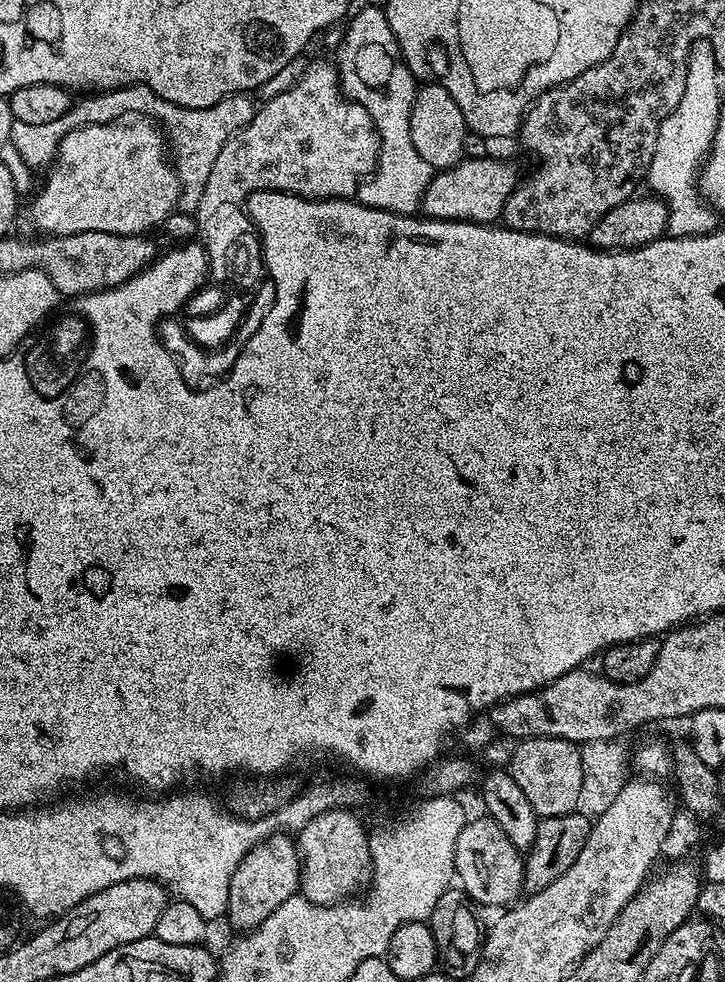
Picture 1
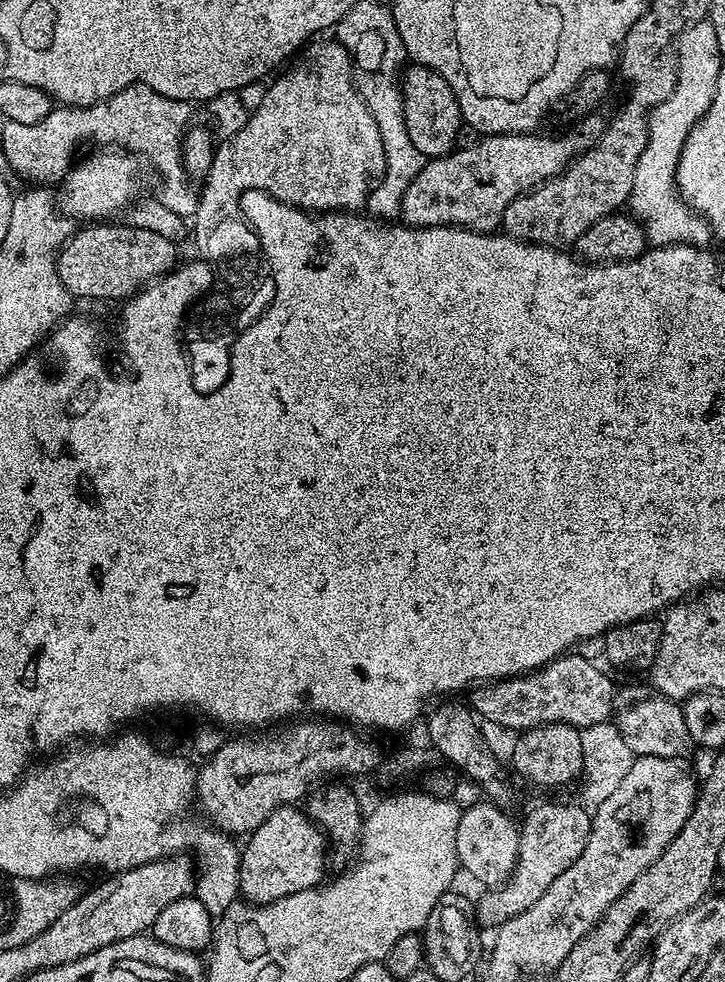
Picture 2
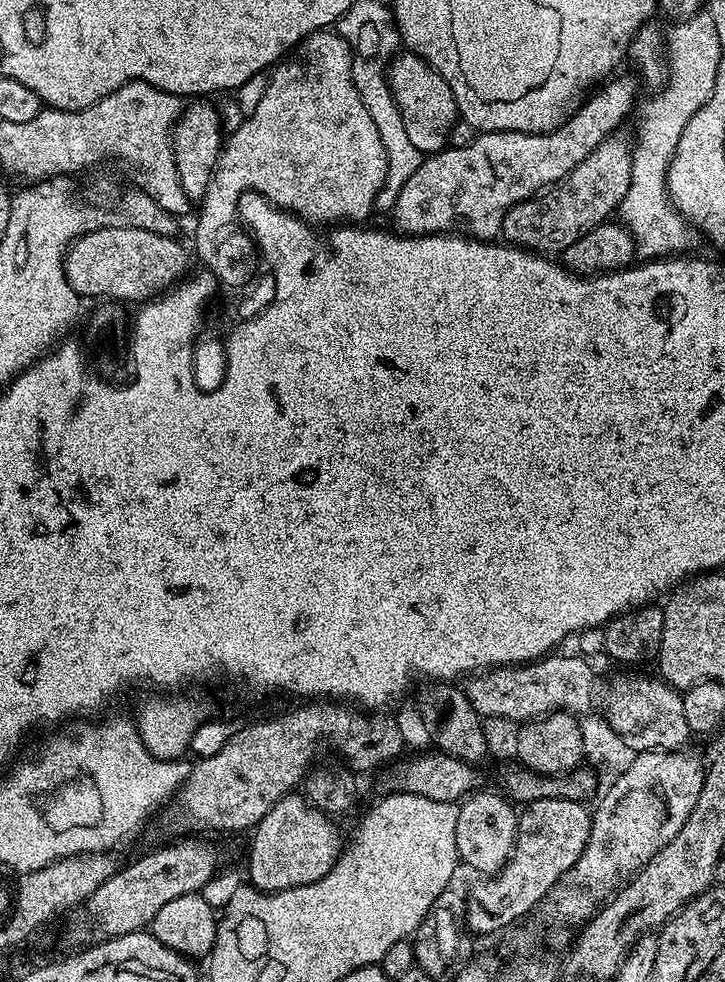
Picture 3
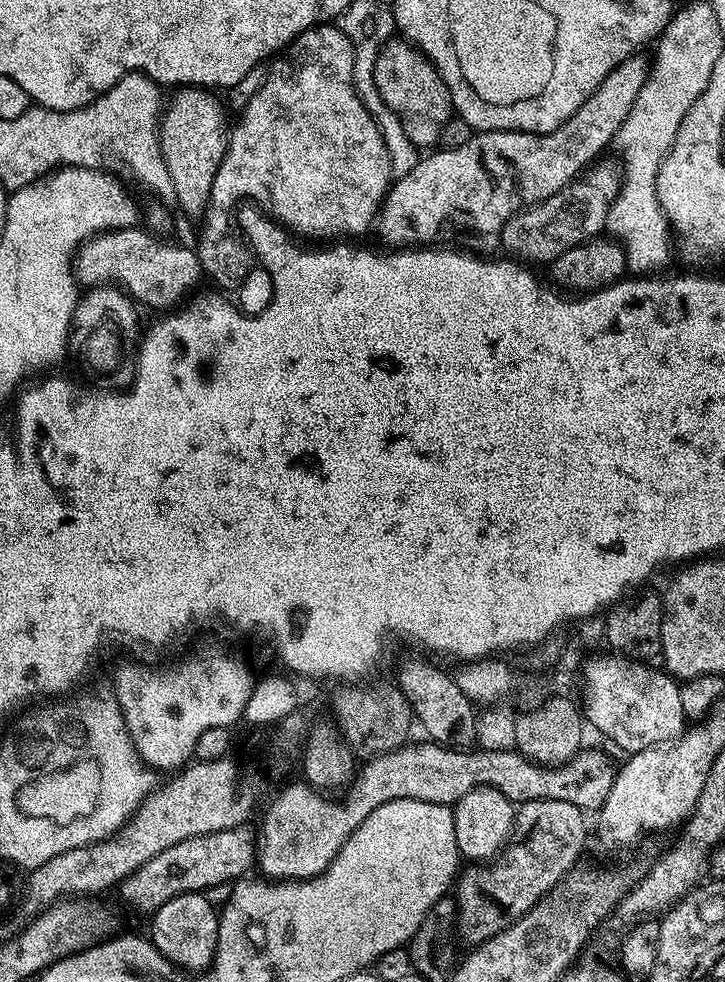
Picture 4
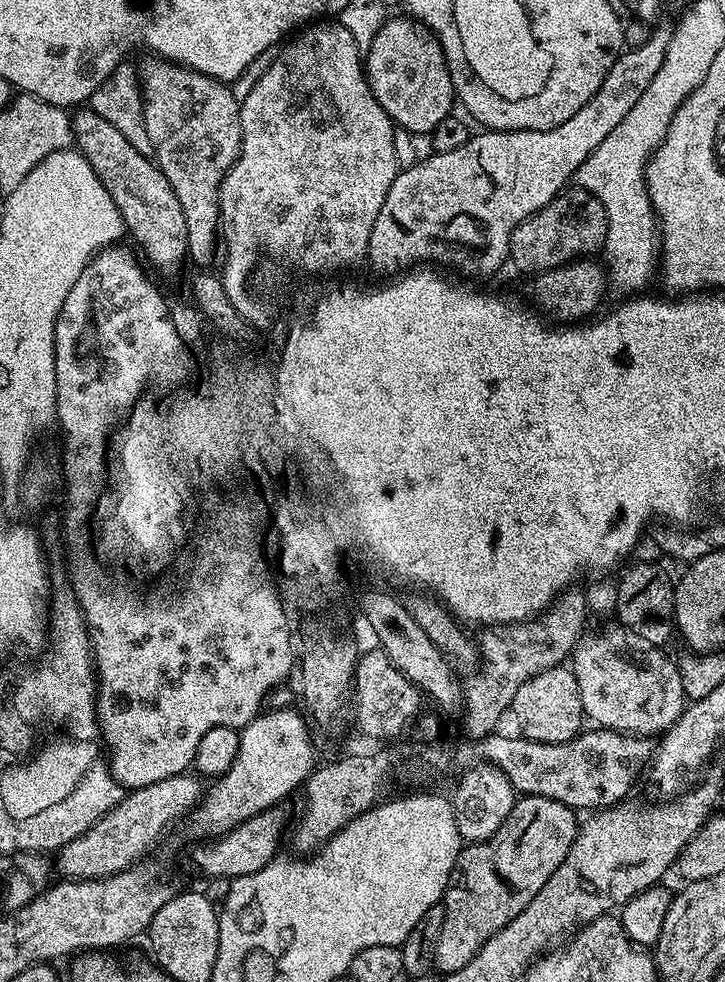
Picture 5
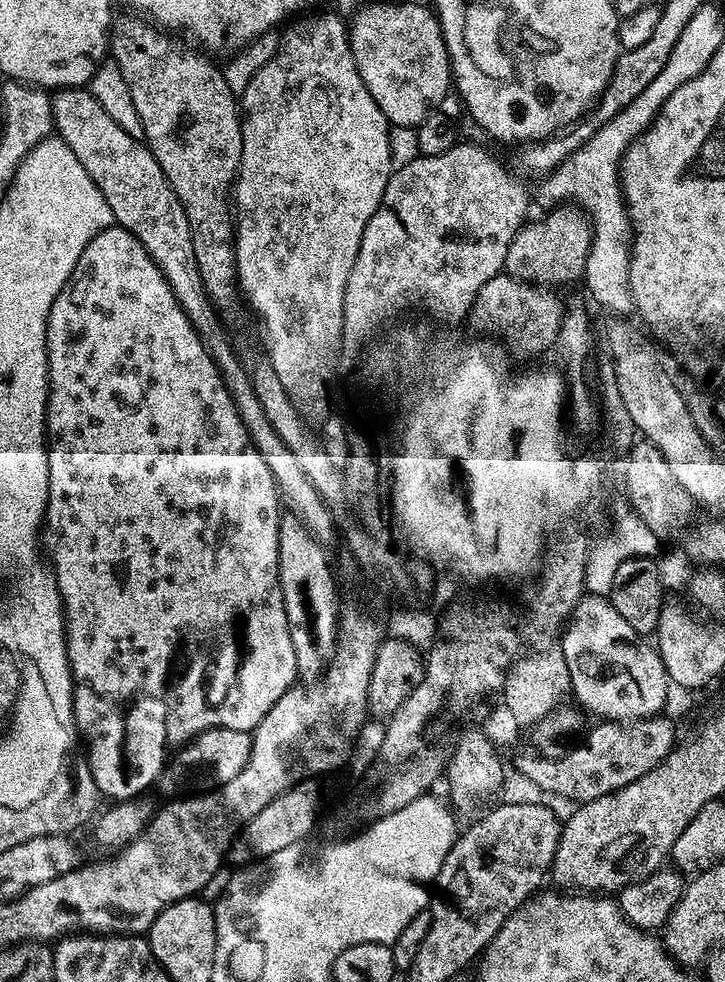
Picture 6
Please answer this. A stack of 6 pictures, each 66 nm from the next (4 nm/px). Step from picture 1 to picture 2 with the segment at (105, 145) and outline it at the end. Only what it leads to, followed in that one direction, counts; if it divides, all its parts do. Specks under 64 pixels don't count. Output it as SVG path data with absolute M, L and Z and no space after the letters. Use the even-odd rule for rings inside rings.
M96 150L93 156L86 157L81 164L79 161L63 181L64 193L58 196L58 204L64 215L69 218L81 216L84 222L119 217L116 215L120 211L123 213L138 196L135 163L137 161L123 150Z

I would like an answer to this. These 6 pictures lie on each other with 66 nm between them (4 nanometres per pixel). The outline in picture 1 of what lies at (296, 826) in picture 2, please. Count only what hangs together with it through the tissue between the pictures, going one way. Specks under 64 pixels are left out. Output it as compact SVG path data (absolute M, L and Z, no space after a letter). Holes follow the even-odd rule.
M277 834L267 836L265 840L255 844L246 855L242 862L238 862L238 870L234 870L234 878L230 878L230 894L228 895L228 911L226 920L232 923L233 933L243 934L253 932L258 925L266 922L282 902L286 902L290 897L297 895L300 890L300 853L298 844L291 835Z

